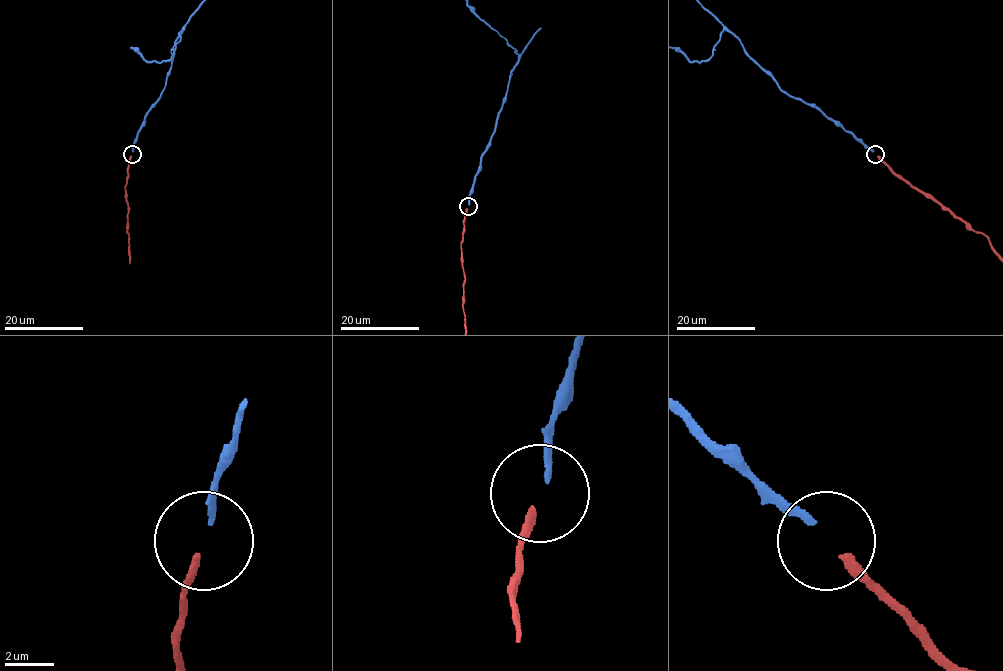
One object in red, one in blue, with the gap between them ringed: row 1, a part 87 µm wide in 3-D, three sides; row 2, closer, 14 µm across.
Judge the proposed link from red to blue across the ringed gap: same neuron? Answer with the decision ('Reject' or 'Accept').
Accept

